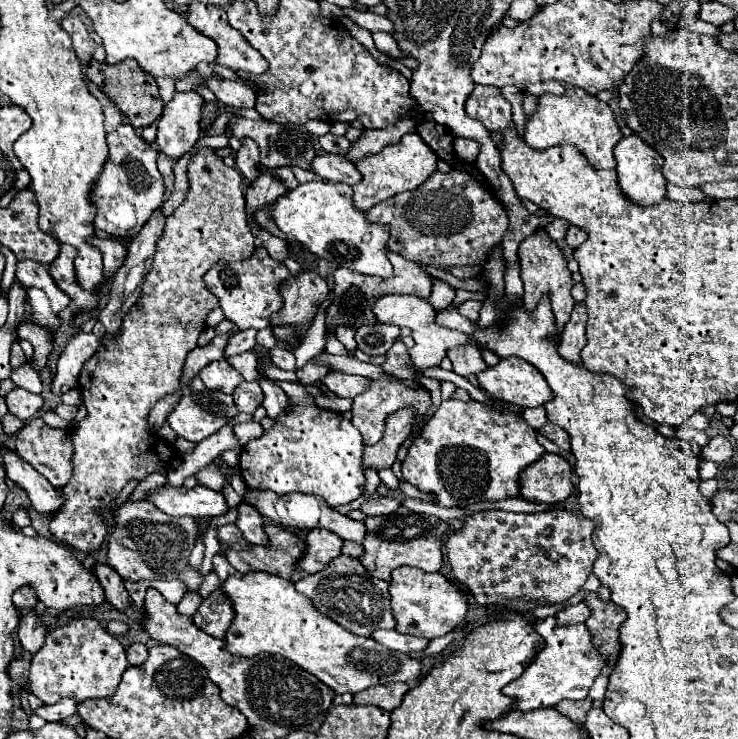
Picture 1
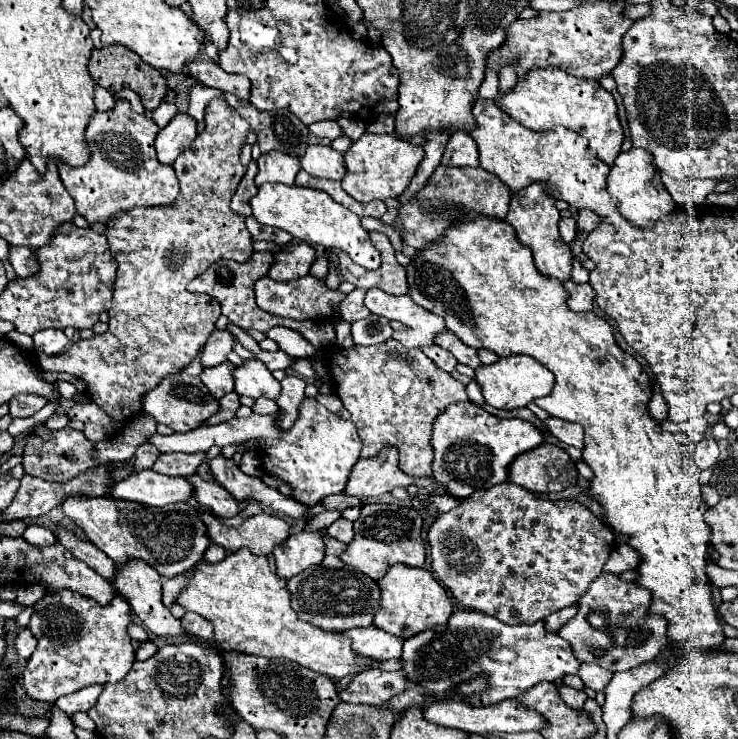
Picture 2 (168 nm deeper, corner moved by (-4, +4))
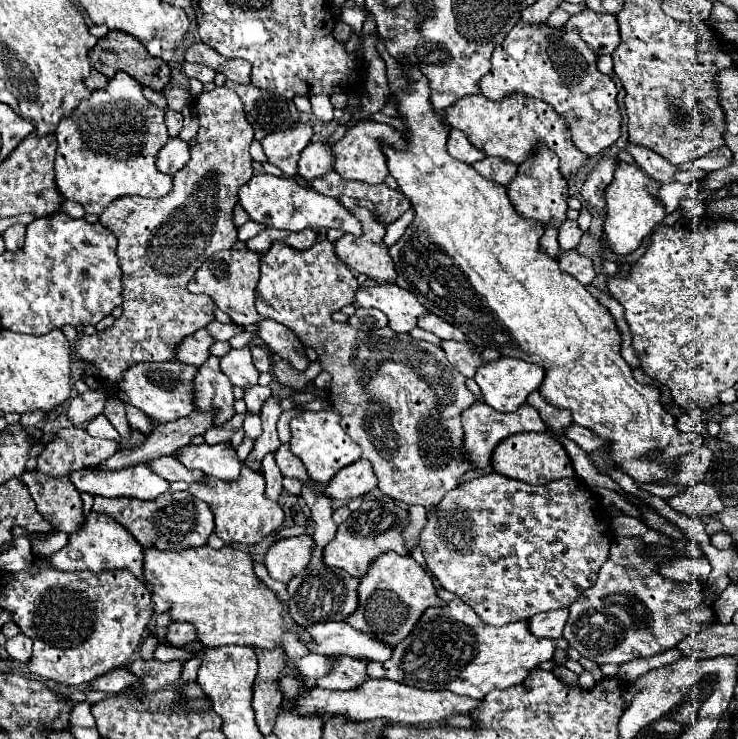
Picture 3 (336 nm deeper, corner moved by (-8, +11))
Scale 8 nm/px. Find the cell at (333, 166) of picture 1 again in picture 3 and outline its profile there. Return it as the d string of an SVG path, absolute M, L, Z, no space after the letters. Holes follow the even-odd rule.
M315 141L309 143L301 151L299 159L299 175L307 181L313 181L315 177L321 177L323 173L329 173L335 169L335 155L333 155L333 145L325 141Z

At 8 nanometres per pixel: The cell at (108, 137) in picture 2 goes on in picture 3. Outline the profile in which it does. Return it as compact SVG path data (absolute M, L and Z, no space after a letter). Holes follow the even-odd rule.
M117 73L113 79L109 79L107 89L91 93L87 101L81 101L75 113L71 113L67 121L59 123L59 127L55 129L55 137L59 143L55 159L55 183L59 185L63 197L81 203L87 213L99 215L115 197L141 195L157 199L165 197L173 189L173 177L161 173L155 163L159 149L169 137L165 125L165 111L151 105L143 97L141 85L127 73Z

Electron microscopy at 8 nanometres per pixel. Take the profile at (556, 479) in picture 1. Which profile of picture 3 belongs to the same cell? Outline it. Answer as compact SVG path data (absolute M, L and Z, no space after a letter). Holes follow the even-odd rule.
M519 433L507 437L493 453L493 469L511 479L519 479L531 485L545 485L555 479L575 477L575 469L563 445L549 433Z

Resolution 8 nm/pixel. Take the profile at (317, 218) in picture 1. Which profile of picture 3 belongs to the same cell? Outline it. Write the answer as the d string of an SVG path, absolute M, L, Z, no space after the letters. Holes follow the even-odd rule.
M253 175L249 183L239 189L239 203L249 213L251 221L257 221L265 227L301 231L301 229L341 229L343 233L363 235L361 223L351 215L339 199L317 193L311 187L303 187L293 179L275 177L275 175Z

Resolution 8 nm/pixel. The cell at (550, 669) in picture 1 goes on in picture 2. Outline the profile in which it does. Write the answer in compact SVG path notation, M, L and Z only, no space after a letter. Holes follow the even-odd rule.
M455 610L449 622L439 628L407 638L401 660L407 682L419 684L425 692L437 696L459 696L471 706L517 698L539 682L559 682L565 674L577 674L581 666L571 646L557 632L547 632L543 622L511 626L493 616L465 610ZM475 678L487 680L487 692L477 692L475 696L457 692L459 684Z

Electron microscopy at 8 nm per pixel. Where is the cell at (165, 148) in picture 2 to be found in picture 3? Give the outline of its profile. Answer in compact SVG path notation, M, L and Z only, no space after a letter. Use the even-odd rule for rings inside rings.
M169 137L157 157L159 171L171 175L175 175L187 161L189 161L189 143L183 141L181 137Z

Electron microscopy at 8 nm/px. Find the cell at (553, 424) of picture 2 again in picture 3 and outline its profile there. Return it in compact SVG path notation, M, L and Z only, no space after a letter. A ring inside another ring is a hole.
M571 423L571 425L565 429L565 435L567 435L569 439L573 439L585 453L591 453L591 451L603 447L603 441L601 441L597 435L593 435L593 433L591 433L589 429L585 429L585 427L579 427L577 423Z

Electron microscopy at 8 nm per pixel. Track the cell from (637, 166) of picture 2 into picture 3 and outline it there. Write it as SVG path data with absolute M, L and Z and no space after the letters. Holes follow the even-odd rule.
M617 161L613 183L605 189L605 201L607 201L607 217L603 225L603 239L605 247L611 247L619 255L627 255L635 251L643 237L651 233L655 225L659 225L665 219L665 205L661 199L657 199L657 191L661 189L659 181L653 181L643 173L643 169L637 163L625 163Z

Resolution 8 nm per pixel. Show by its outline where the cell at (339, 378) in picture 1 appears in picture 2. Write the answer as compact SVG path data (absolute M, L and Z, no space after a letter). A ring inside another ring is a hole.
M295 358L295 362L291 362L291 370L305 378L315 378L315 372L311 370L311 362L307 358Z

